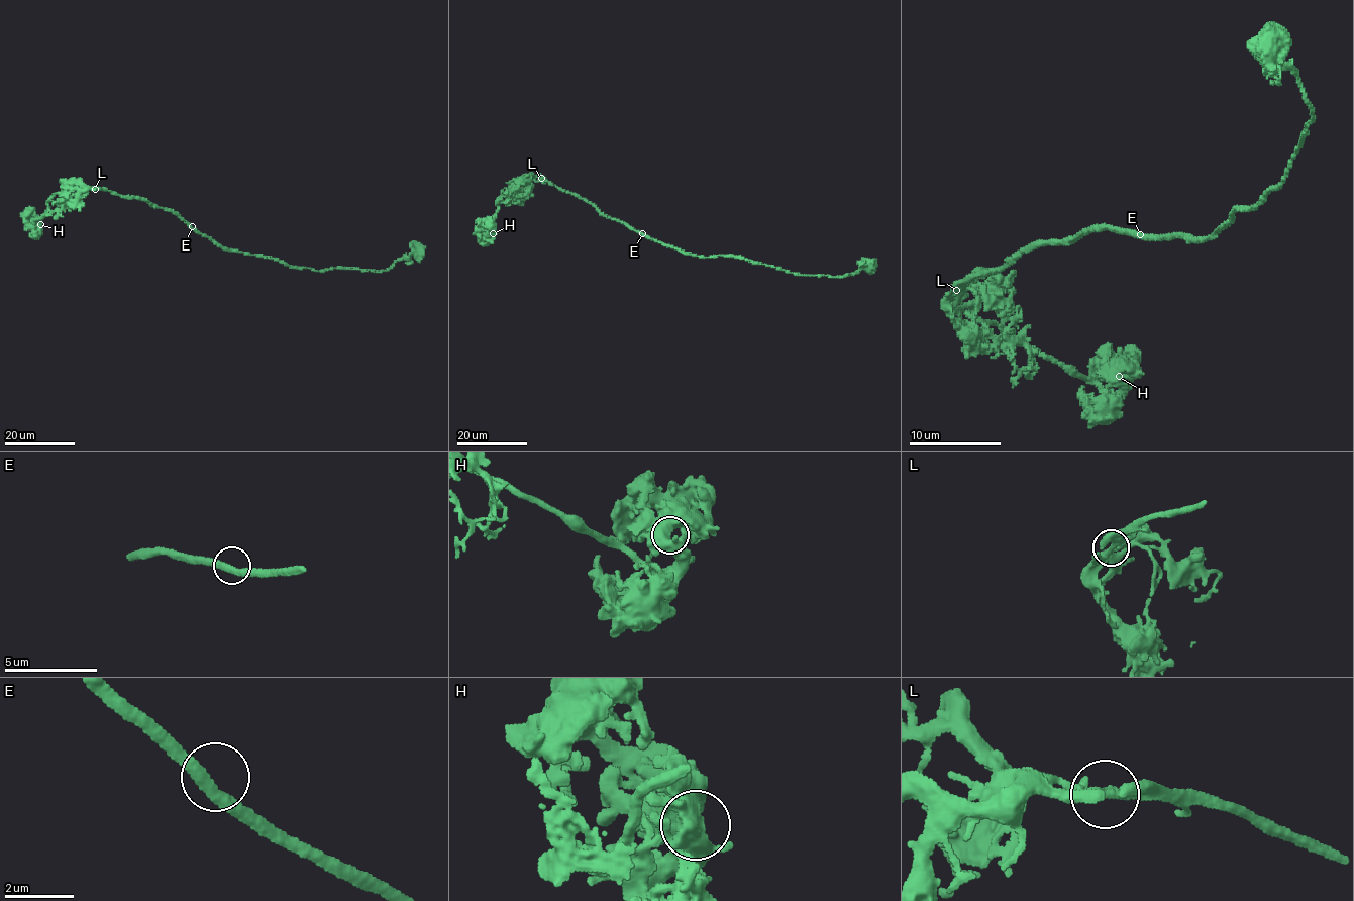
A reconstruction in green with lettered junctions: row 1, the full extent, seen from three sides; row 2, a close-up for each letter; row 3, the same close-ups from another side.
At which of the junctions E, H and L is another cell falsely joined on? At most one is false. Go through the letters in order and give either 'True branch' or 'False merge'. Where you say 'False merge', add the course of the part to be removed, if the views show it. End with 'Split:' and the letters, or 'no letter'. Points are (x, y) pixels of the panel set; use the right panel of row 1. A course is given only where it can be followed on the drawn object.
E: True branch
H: True branch
L: True branch
Split: no letter

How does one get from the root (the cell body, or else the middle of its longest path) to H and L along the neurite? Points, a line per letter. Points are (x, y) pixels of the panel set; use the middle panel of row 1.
H: (641, 234), (605, 216), (592, 204), (527, 175), (511, 199), (497, 203), (495, 218), (488, 224), (493, 233)
L: (641, 234), (605, 216), (592, 204), (540, 178)

